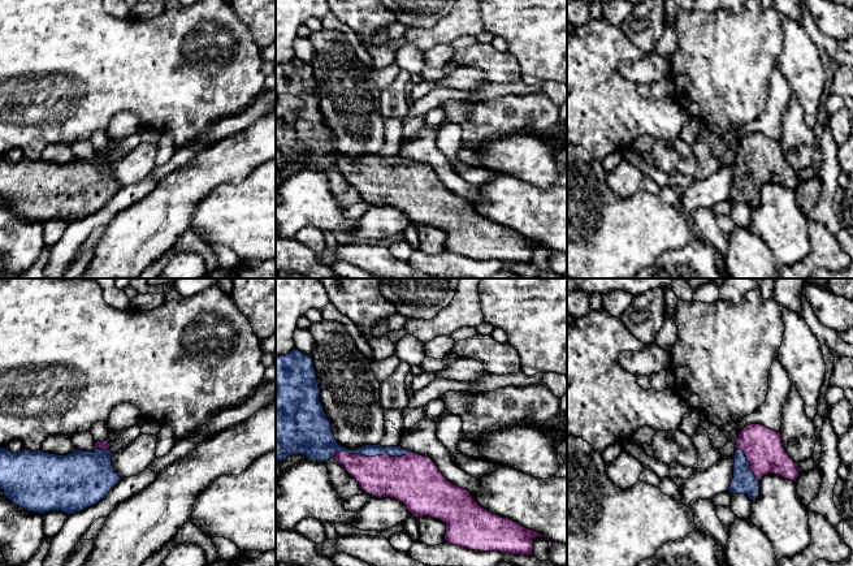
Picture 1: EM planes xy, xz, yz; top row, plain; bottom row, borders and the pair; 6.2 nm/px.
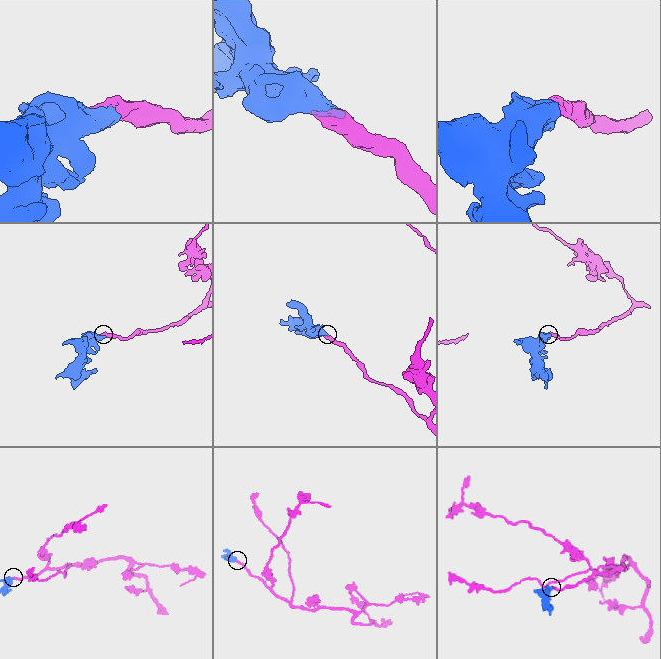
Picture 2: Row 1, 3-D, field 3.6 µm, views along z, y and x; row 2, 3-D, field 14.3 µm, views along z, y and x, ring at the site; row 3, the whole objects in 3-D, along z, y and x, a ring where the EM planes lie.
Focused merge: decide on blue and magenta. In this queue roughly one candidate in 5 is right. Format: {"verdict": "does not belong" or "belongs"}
{"verdict": "belongs"}

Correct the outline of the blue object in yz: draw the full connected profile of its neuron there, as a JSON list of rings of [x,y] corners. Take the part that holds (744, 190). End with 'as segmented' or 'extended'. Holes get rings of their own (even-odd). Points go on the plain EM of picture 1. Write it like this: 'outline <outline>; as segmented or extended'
outline [[[761,133],[746,134],[739,142],[735,156],[731,203],[746,203],[755,209],[765,183],[775,182],[792,190],[800,183],[798,172],[784,157],[780,141]]]; extended

